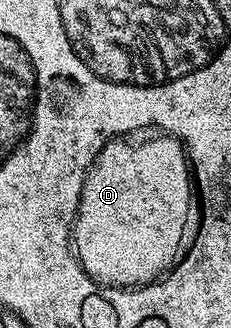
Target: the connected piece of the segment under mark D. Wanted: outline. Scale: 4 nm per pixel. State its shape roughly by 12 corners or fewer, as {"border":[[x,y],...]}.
{"border":[[174,137],[108,141],[73,248],[139,288],[181,254],[194,181]]}

